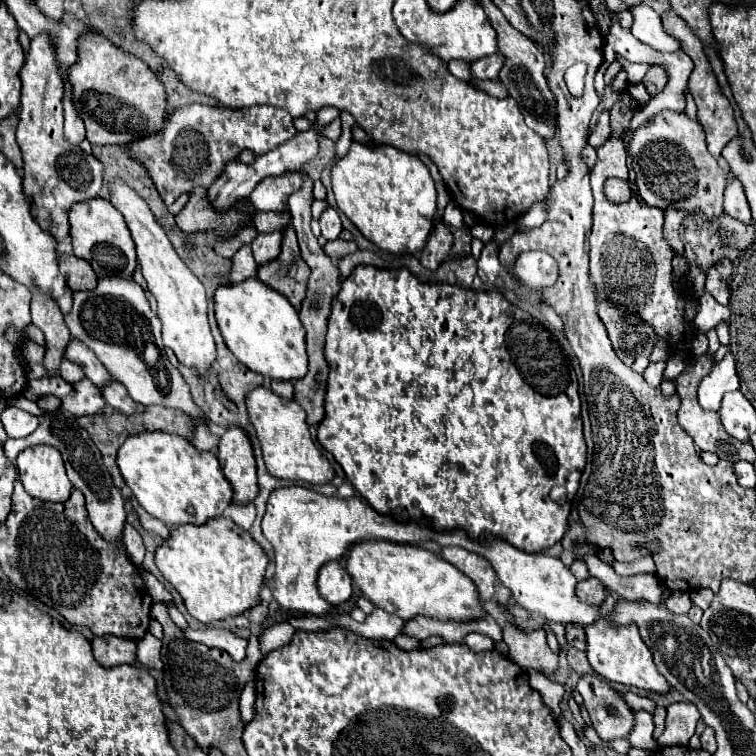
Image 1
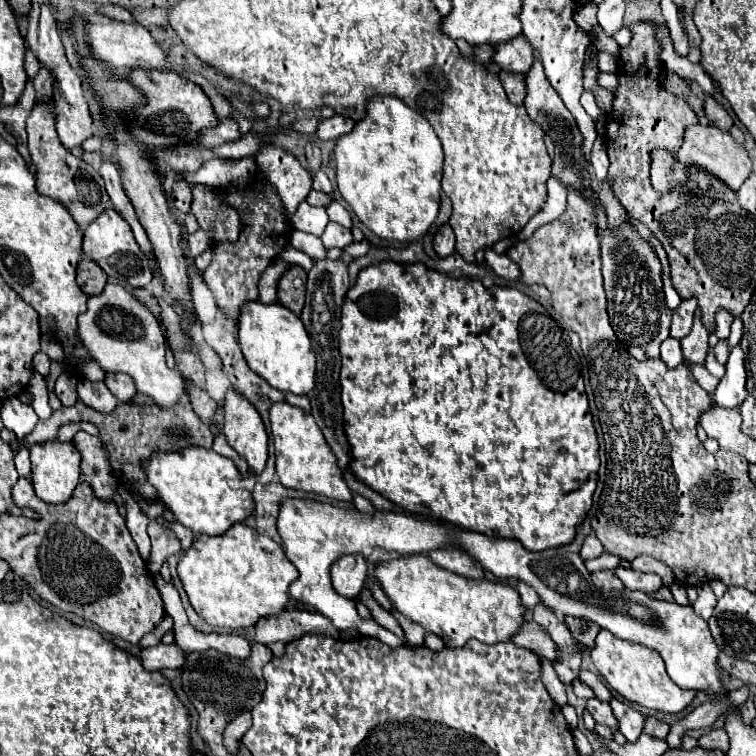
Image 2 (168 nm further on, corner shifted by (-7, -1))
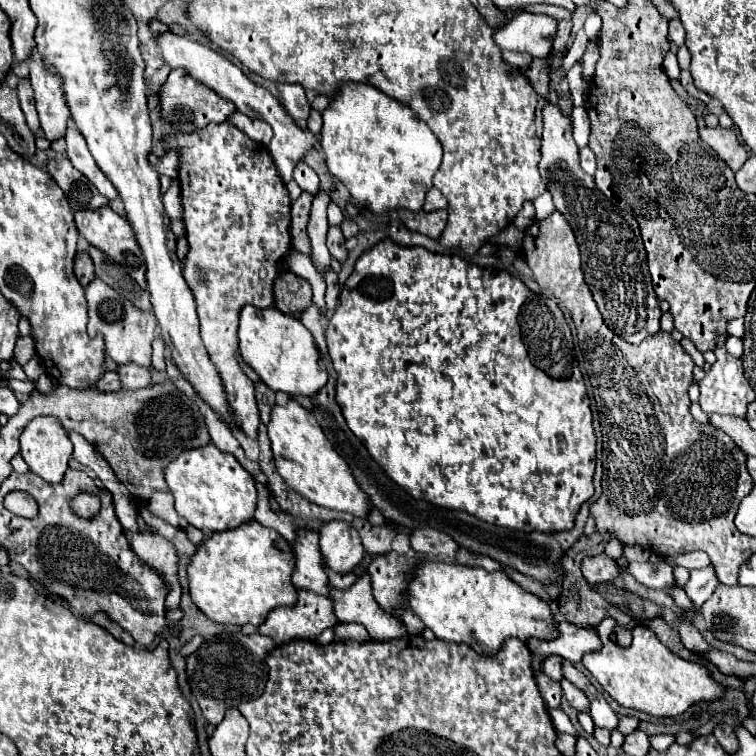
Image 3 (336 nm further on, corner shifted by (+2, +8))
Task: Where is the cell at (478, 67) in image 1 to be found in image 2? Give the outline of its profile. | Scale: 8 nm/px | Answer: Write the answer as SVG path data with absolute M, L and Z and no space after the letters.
M518 36L510 40L510 44L502 44L502 48L496 48L492 60L500 66L500 70L524 74L526 68L530 68L530 64L534 62L534 56L534 48L530 48L530 44L526 44L526 40Z

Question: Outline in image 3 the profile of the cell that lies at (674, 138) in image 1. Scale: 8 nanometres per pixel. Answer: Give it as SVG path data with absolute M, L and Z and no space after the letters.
M715 127L715 129L699 129L701 139L713 147L713 151L717 151L717 155L721 155L721 159L725 159L725 163L731 167L731 171L739 171L743 167L743 163L747 161L747 149L745 145L737 139L735 131L731 129L723 129L723 127Z

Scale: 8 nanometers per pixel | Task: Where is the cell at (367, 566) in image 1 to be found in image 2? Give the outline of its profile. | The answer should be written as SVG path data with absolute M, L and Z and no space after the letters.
M426 554L376 562L374 578L402 616L420 624L426 632L438 634L452 648L466 644L470 638L484 644L506 642L524 622L524 608L514 588L500 582L458 576L436 566Z

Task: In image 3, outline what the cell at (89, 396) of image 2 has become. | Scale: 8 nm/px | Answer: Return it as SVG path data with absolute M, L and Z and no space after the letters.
M107 371L107 373L103 375L103 379L99 379L97 389L99 389L99 391L119 391L119 389L121 389L119 375L117 375L115 371Z

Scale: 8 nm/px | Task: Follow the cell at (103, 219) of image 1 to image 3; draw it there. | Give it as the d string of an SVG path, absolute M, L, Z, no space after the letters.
M109 205L99 207L95 211L77 211L75 213L75 223L77 223L77 231L81 237L85 237L89 243L97 245L101 251L105 251L115 263L119 263L121 267L125 267L125 271L129 275L133 275L133 279L139 281L139 285L145 285L145 261L139 249L139 243L135 241L135 233L133 227L129 225L129 221L121 215L117 215Z

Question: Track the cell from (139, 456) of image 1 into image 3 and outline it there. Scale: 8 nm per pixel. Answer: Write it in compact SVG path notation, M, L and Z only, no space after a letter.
M213 443L181 453L167 469L165 481L175 497L175 509L191 525L207 533L235 529L253 519L257 509L255 479L231 455L219 451Z

